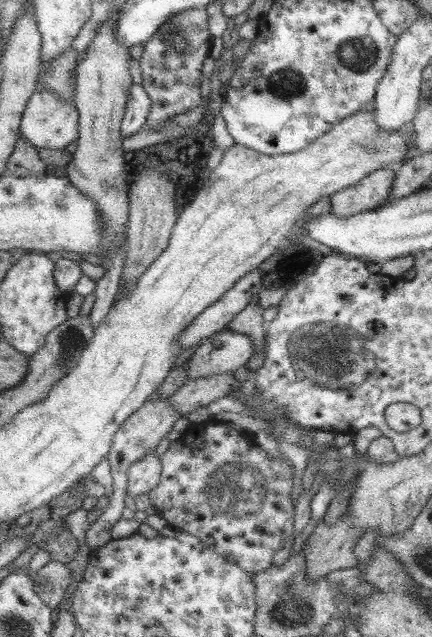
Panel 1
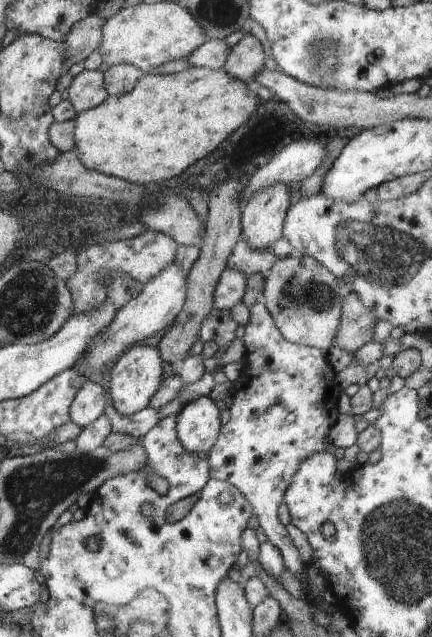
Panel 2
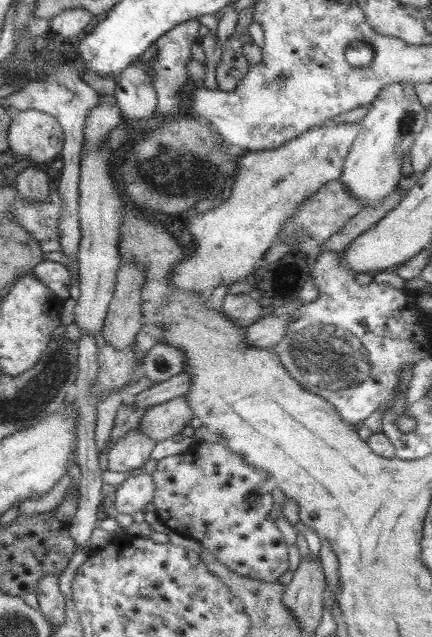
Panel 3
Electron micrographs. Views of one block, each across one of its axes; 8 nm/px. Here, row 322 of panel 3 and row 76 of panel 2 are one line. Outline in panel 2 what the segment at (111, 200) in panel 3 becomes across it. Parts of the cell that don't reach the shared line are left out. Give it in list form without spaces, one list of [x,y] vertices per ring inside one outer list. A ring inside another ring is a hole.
[[[81,72],[77,74],[69,88],[67,88],[67,102],[71,102],[75,114],[83,114],[87,110],[93,110],[97,108],[99,104],[103,104],[109,94],[105,92],[105,86],[103,86],[103,74],[101,72]]]

